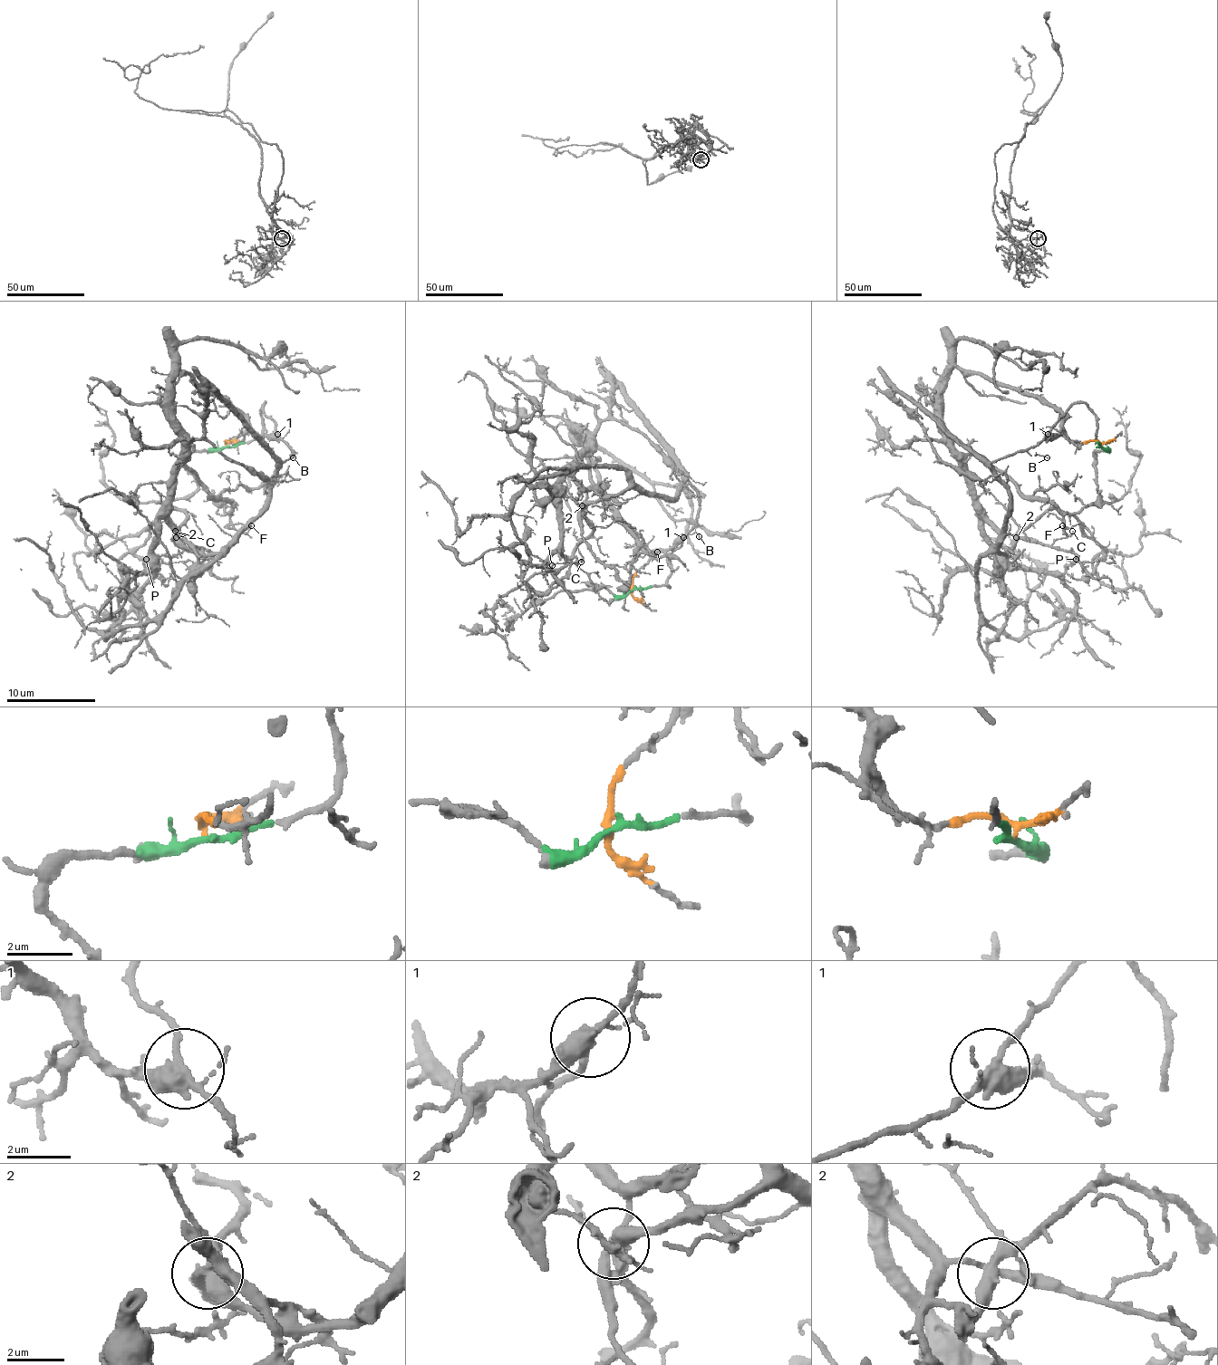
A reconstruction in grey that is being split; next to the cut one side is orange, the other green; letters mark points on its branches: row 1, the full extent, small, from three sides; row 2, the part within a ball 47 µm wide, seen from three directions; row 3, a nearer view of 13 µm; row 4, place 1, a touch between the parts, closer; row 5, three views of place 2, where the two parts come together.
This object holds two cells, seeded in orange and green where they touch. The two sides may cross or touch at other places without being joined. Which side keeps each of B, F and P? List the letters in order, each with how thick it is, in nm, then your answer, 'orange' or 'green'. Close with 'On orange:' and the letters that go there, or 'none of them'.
B: calibre 70 nm; green
F: calibre 70 nm; orange
P: calibre 90 nm; orange
On orange: F, P

